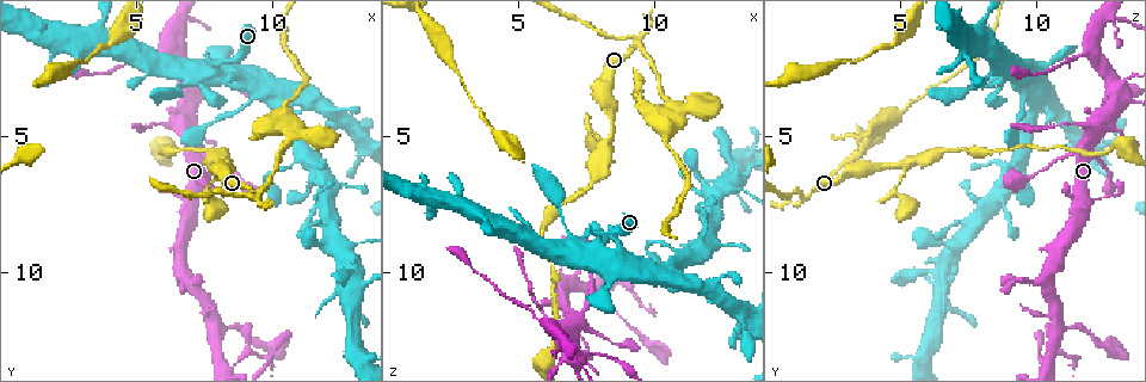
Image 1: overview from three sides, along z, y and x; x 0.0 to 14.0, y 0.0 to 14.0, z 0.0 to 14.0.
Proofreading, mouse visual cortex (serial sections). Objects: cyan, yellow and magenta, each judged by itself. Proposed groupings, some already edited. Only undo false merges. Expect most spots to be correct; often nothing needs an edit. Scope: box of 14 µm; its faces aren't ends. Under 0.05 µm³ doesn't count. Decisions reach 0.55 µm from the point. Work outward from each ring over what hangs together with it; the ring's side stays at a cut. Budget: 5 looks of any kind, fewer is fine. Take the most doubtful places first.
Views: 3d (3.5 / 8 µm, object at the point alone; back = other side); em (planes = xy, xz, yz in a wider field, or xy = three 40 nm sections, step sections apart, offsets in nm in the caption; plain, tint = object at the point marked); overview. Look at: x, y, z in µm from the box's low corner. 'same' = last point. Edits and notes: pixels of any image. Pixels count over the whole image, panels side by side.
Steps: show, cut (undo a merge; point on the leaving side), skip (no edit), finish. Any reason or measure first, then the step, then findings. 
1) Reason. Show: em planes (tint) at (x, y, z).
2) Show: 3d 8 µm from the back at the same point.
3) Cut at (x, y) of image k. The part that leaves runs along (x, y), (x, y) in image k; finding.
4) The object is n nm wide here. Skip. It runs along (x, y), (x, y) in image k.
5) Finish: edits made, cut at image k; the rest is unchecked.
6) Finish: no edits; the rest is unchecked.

Four arms meet. Show: 3d 8 µm at (9.5, 7.0, 1.8).

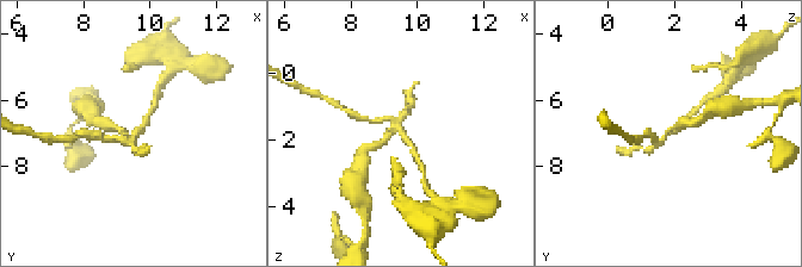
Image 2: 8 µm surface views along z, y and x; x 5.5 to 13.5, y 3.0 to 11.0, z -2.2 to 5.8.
4 arms meet here; the arms are 150, 200, 200, 250 nm wide. Show: em xy step 2 (tint) at (9.3, 7.1, 1.7).

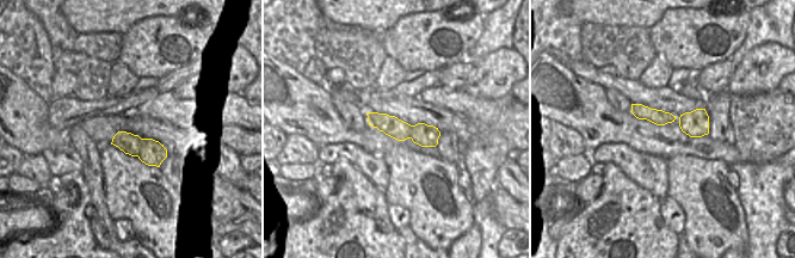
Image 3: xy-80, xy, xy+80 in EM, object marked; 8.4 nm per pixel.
The object is 190 nm wide here. Cut at (100, 136) of image 2. The part that leaves runs along (131, 136), (146, 124), (153, 107) in image 2; a second cell is stuck on.

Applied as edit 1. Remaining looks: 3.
Show: overview.

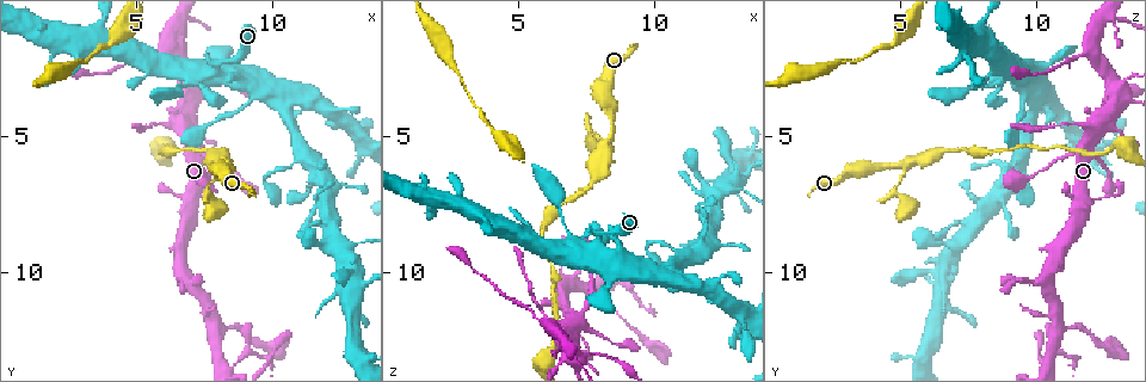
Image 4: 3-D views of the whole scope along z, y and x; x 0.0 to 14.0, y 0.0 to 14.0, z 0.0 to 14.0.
Sudden change in width. Show: 3d 3.5 µm at (8.4, 12.0, 11.2).

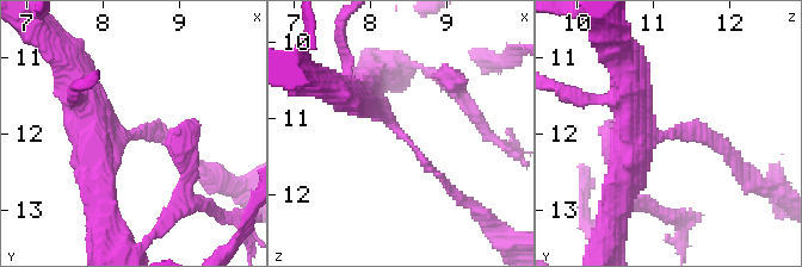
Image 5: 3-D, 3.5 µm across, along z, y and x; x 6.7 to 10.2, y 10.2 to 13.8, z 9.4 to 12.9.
The arms are 150, 450 nm wide; now the EM. Show: em xy step 3 (tint) at (8.40, 12.05, 11.25).

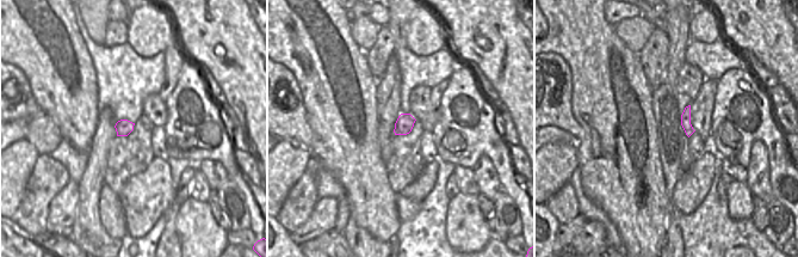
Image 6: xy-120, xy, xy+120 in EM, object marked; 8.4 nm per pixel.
Skip. It runs along (358, 98), (384, 116), (454, 192) in image 5; all the same cell.

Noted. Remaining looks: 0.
Finish: edits made, cut at image 2; the rest is unchecked.

